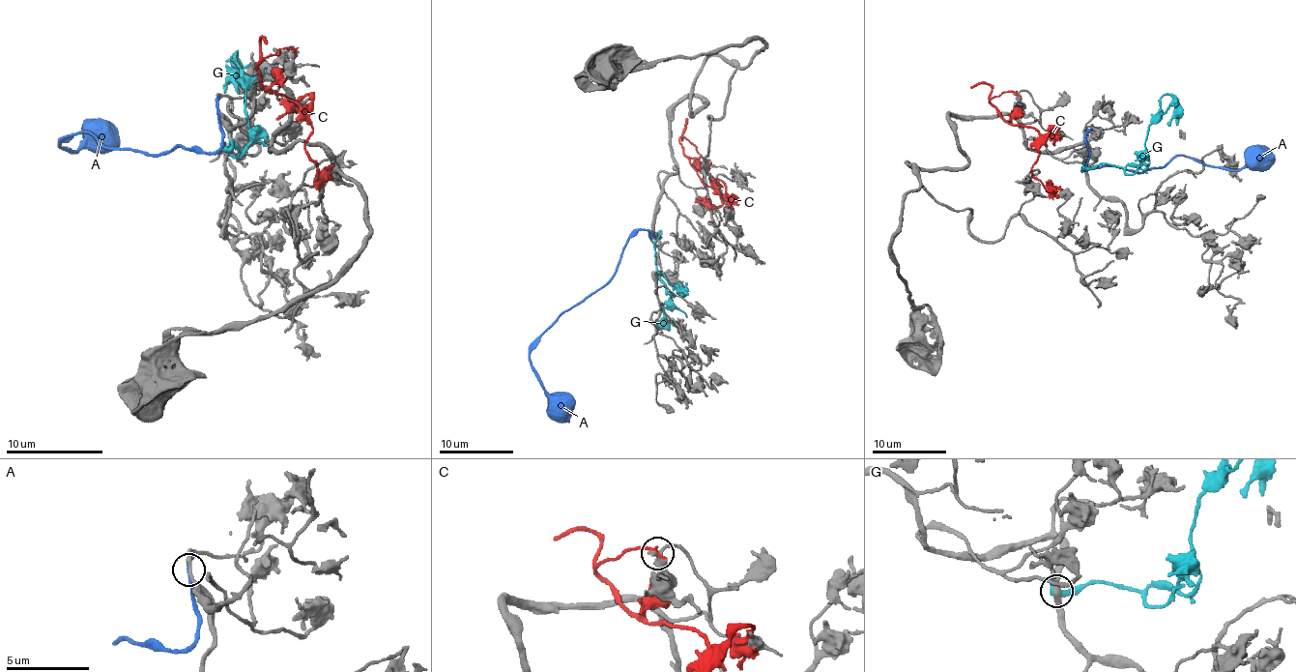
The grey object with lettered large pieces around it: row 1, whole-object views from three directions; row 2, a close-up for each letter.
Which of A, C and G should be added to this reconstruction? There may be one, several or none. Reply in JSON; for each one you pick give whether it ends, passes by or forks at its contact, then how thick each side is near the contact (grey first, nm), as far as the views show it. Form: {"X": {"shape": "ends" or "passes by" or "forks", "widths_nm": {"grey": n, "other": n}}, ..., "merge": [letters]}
{"G": {"shape": "ends", "widths_nm": {"grey": 320, "other": 440}}, "merge": ["G"]}

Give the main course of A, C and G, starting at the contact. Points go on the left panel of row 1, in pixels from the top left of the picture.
A: (217, 106), (222, 142), (216, 153), (108, 150), (89, 132), (77, 132), (60, 145), (94, 147), (111, 132)
C: (295, 50), (283, 48), (256, 68), (269, 92), (283, 94), (312, 126), (304, 145), (322, 189)
G: (230, 147), (225, 142), (242, 150), (249, 142), (251, 128), (237, 53), (235, 82), (240, 94)

